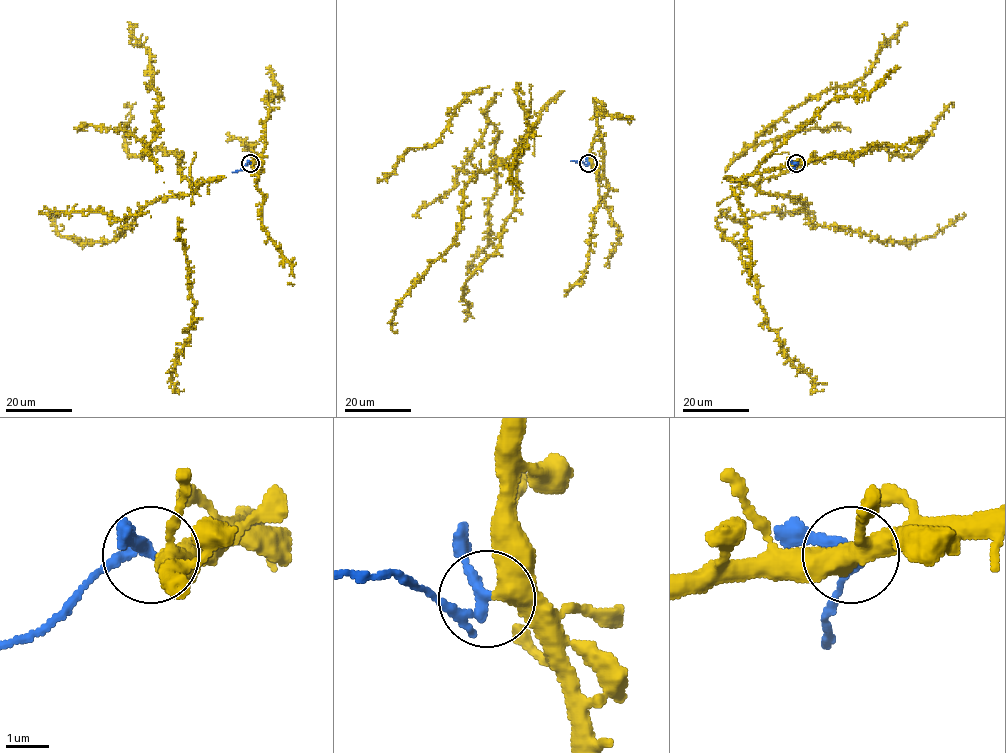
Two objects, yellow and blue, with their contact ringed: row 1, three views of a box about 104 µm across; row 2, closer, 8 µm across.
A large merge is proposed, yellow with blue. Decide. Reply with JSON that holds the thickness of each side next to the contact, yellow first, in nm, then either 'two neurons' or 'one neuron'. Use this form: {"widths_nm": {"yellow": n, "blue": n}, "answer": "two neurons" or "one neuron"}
{"widths_nm": {"yellow": 400, "blue": 240}, "answer": "two neurons"}

